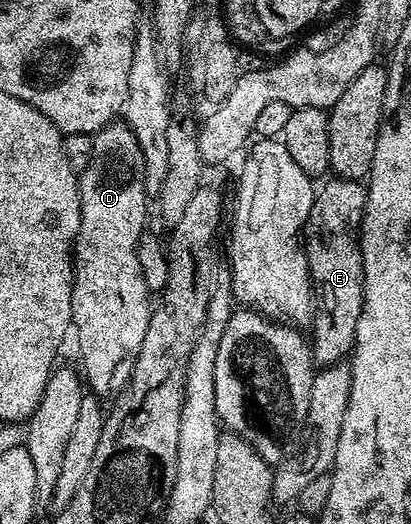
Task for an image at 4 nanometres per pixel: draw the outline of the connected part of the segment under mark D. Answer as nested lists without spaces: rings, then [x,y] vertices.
[[[110,123],[104,125],[98,133],[92,134],[93,152],[89,155],[89,165],[79,175],[77,186],[79,187],[79,195],[81,196],[81,222],[79,223],[79,231],[77,239],[73,243],[73,323],[72,328],[77,329],[77,341],[81,344],[81,365],[84,380],[87,382],[94,394],[98,398],[106,399],[112,393],[117,393],[124,387],[135,373],[135,359],[139,355],[139,347],[143,347],[143,335],[147,335],[147,323],[151,312],[151,304],[149,305],[149,296],[151,290],[145,284],[143,279],[143,271],[139,265],[139,255],[137,254],[137,245],[143,233],[146,232],[145,226],[145,196],[147,190],[145,187],[145,160],[141,155],[141,148],[135,139],[135,135],[129,126],[124,123]]]

